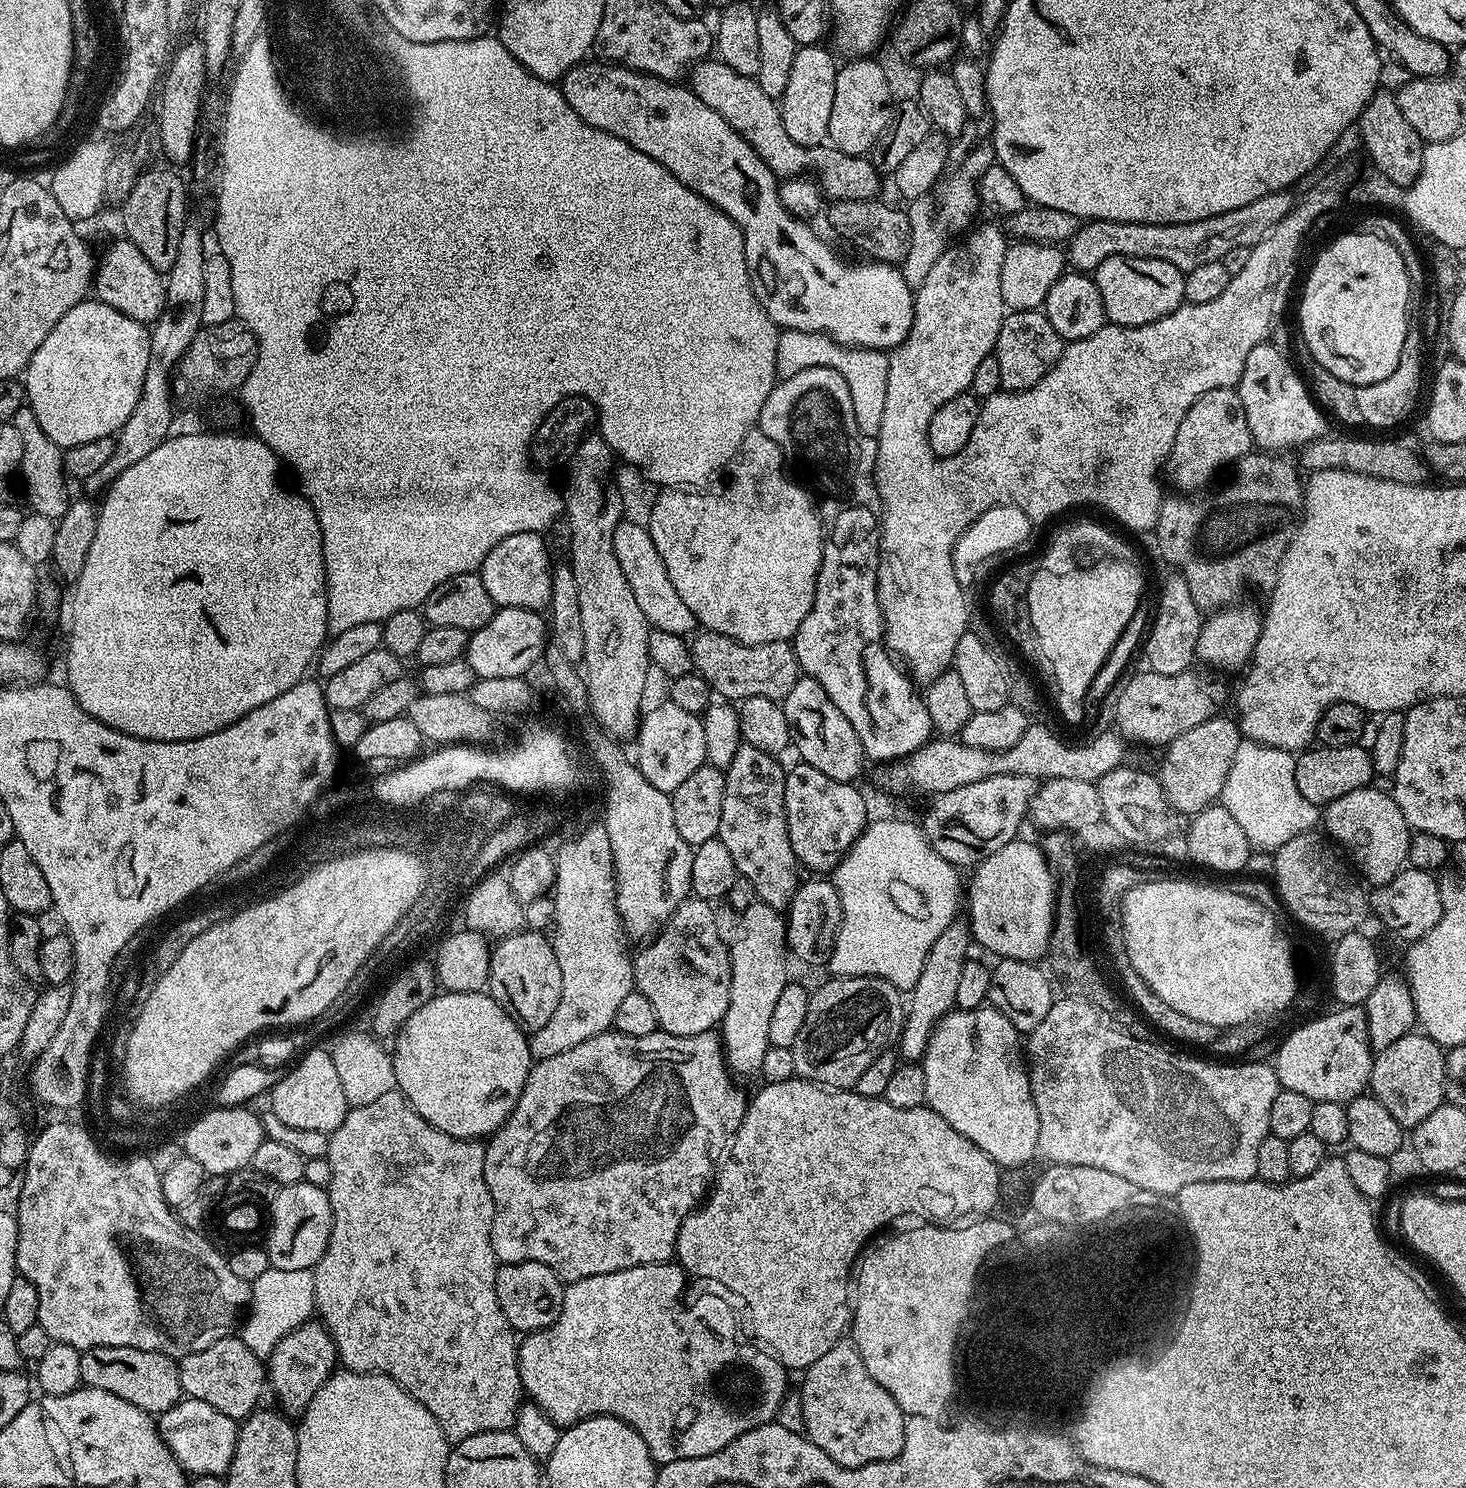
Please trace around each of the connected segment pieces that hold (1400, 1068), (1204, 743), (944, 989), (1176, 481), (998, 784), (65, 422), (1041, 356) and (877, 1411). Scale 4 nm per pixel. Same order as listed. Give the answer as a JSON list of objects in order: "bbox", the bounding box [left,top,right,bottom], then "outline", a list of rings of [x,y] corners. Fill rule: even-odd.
[{"bbox":[1371,1030,1445,1130],"outline":[[[1419,1030],[1407,1032],[1398,1042],[1376,1052],[1372,1062],[1371,1095],[1375,1096],[1401,1128],[1411,1130],[1422,1122],[1422,1118],[1434,1114],[1438,1106],[1445,1103],[1444,1057],[1445,1049]]]},{"bbox":[1158,714,1242,813],"outline":[[[1217,714],[1211,720],[1202,722],[1202,726],[1194,726],[1194,730],[1178,734],[1178,738],[1174,738],[1163,749],[1158,779],[1168,803],[1177,813],[1203,812],[1220,799],[1222,786],[1226,786],[1226,774],[1230,774],[1230,762],[1234,762],[1234,754],[1242,739],[1239,723],[1233,717],[1231,720],[1224,715]]]},{"bbox":[898,918,972,1061],"outline":[[[964,918],[953,920],[950,926],[946,926],[946,930],[942,930],[942,934],[938,934],[938,942],[934,942],[930,954],[926,954],[926,966],[922,966],[922,974],[918,974],[918,982],[910,989],[910,1011],[904,1017],[904,1028],[900,1031],[898,1041],[898,1056],[901,1061],[919,1061],[928,1048],[930,1034],[936,1029],[936,1023],[947,1012],[956,1008],[958,981],[964,961],[970,956],[968,944],[972,943],[972,933],[967,919]]]},{"bbox":[1166,388,1253,494],"outline":[[[1236,388],[1210,390],[1198,398],[1186,410],[1178,434],[1174,434],[1174,446],[1166,461],[1166,476],[1172,479],[1173,489],[1184,494],[1196,494],[1204,488],[1224,467],[1235,465],[1242,456],[1253,451],[1250,426],[1246,422],[1246,410],[1242,410],[1240,393]]]},{"bbox":[922,774,1038,870],"outline":[[[1002,774],[994,778],[982,778],[982,782],[970,782],[970,786],[958,786],[958,790],[946,790],[946,794],[931,797],[928,813],[922,819],[924,836],[946,858],[946,862],[955,864],[957,869],[968,870],[982,863],[994,850],[1002,850],[1011,840],[1017,839],[1020,823],[1026,820],[1037,791],[1038,782],[1032,776]]]},{"bbox":[22,298,149,450],"outline":[[[86,298],[70,309],[58,326],[46,334],[42,346],[34,350],[22,373],[27,407],[34,410],[34,418],[38,418],[38,426],[42,426],[46,438],[62,450],[82,446],[82,442],[94,442],[98,438],[115,437],[126,418],[130,418],[138,402],[138,394],[142,394],[142,382],[149,362],[149,329],[100,300]]]},{"bbox":[994,311,1066,392],"outline":[[[1009,311],[998,331],[994,354],[998,358],[1000,387],[1005,392],[1030,390],[1058,362],[1066,341],[1050,326],[1043,311]]]},{"bbox":[798,1338,906,1468],"outline":[[[845,1338],[830,1346],[830,1350],[826,1350],[826,1354],[818,1358],[818,1362],[803,1369],[802,1376],[804,1381],[800,1384],[798,1395],[802,1406],[804,1432],[808,1439],[814,1442],[814,1446],[826,1450],[826,1454],[830,1454],[830,1458],[834,1458],[838,1466],[857,1468],[874,1462],[893,1460],[894,1457],[899,1456],[904,1445],[906,1413],[898,1406],[898,1402],[894,1402],[892,1395],[882,1385],[874,1382],[874,1378],[870,1378],[870,1370],[866,1370],[851,1339]],[[876,1422],[884,1422],[884,1432],[868,1432],[870,1424]]]}]

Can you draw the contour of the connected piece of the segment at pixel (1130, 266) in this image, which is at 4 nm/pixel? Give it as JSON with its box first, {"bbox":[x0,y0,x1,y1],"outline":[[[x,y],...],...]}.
{"bbox":[1094,256,1185,328],"outline":[[[1111,256],[1096,267],[1094,279],[1102,294],[1102,306],[1109,324],[1121,324],[1127,328],[1146,326],[1185,303],[1184,273],[1158,258]]]}

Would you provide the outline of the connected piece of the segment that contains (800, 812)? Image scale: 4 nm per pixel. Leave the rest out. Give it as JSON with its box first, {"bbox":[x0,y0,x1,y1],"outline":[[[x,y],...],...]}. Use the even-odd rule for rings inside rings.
{"bbox":[785,762,870,874],"outline":[[[796,762],[785,778],[785,814],[788,816],[790,845],[796,859],[812,874],[828,874],[848,853],[850,846],[870,823],[868,804],[855,783],[826,778],[822,770]],[[828,872],[828,873],[826,873]]]}

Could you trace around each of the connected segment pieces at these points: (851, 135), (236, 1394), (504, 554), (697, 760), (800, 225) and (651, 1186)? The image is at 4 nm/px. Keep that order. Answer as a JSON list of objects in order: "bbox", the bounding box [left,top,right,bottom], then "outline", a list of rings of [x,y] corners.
[{"bbox":[828,58,892,156],"outline":[[[852,58],[849,64],[839,65],[834,82],[834,106],[830,109],[828,140],[831,147],[847,156],[864,156],[871,153],[876,139],[886,130],[892,119],[892,84],[888,72],[876,58]]]},{"bbox":[179,1334,266,1422],"outline":[[[233,1334],[214,1342],[214,1346],[206,1346],[206,1350],[192,1352],[189,1356],[179,1357],[180,1390],[187,1399],[207,1402],[214,1406],[214,1410],[222,1410],[231,1420],[243,1422],[261,1407],[260,1399],[266,1396],[266,1364],[261,1357],[246,1346],[246,1342],[239,1335]]]},{"bbox":[478,532,554,610],"outline":[[[523,532],[522,534],[510,534],[510,538],[502,538],[490,554],[480,563],[478,575],[486,586],[490,598],[496,605],[502,608],[534,608],[544,610],[549,607],[551,602],[551,584],[554,561],[548,553],[548,544],[544,541],[545,537],[539,532]]]},{"bbox":[640,702,706,794],"outline":[[[663,702],[645,711],[642,716],[646,719],[646,725],[640,725],[644,729],[643,755],[646,782],[650,786],[658,786],[658,790],[671,794],[694,770],[698,770],[706,763],[706,734],[702,734],[703,719],[699,715],[682,710],[681,707],[669,702]]]},{"bbox":[562,62,915,350],"outline":[[[581,62],[572,68],[563,78],[562,91],[566,102],[574,110],[574,114],[578,114],[578,118],[582,118],[590,126],[594,126],[598,130],[602,130],[606,134],[614,134],[614,138],[622,138],[622,142],[626,142],[630,146],[634,146],[634,150],[642,150],[642,154],[646,154],[650,158],[654,158],[654,162],[658,162],[662,166],[666,166],[666,170],[670,170],[670,174],[674,174],[674,178],[678,178],[678,182],[682,182],[686,186],[690,186],[690,190],[694,190],[702,198],[706,198],[718,210],[722,210],[728,217],[736,223],[742,230],[744,235],[744,249],[746,250],[746,266],[750,274],[750,286],[754,290],[754,294],[758,298],[758,302],[762,306],[762,310],[766,310],[766,314],[776,323],[777,329],[780,330],[802,330],[803,332],[824,332],[828,336],[839,341],[840,344],[846,344],[855,348],[878,348],[881,350],[893,350],[899,347],[907,335],[910,334],[911,324],[914,322],[915,314],[915,295],[914,288],[906,282],[901,269],[894,264],[885,264],[877,262],[871,258],[865,259],[865,264],[850,264],[843,260],[814,229],[811,228],[807,219],[792,216],[782,206],[780,202],[780,186],[778,177],[770,170],[770,166],[766,166],[766,162],[752,149],[752,144],[746,142],[746,138],[742,134],[738,134],[738,130],[734,130],[730,126],[730,122],[726,122],[726,118],[722,118],[722,114],[718,114],[714,110],[710,110],[710,106],[706,106],[706,102],[702,102],[702,98],[695,96],[691,87],[685,86],[680,82],[669,82],[667,80],[659,80],[656,76],[647,76],[644,72],[636,72],[632,68],[623,68],[620,64],[611,62],[601,63],[601,68],[596,64],[588,64],[589,62]]]},{"bbox":[484,1030,748,1282],"outline":[[[609,1030],[586,1038],[562,1054],[533,1063],[510,1118],[484,1144],[484,1177],[494,1202],[492,1245],[497,1261],[500,1264],[542,1262],[542,1266],[550,1266],[550,1270],[554,1270],[565,1282],[643,1264],[664,1266],[668,1259],[671,1261],[676,1254],[676,1239],[682,1222],[704,1203],[716,1179],[716,1169],[732,1142],[732,1135],[744,1120],[748,1100],[736,1089],[735,1082],[724,1058],[723,1043],[715,1031],[675,1036],[658,1030],[654,1034],[634,1038]]]}]

